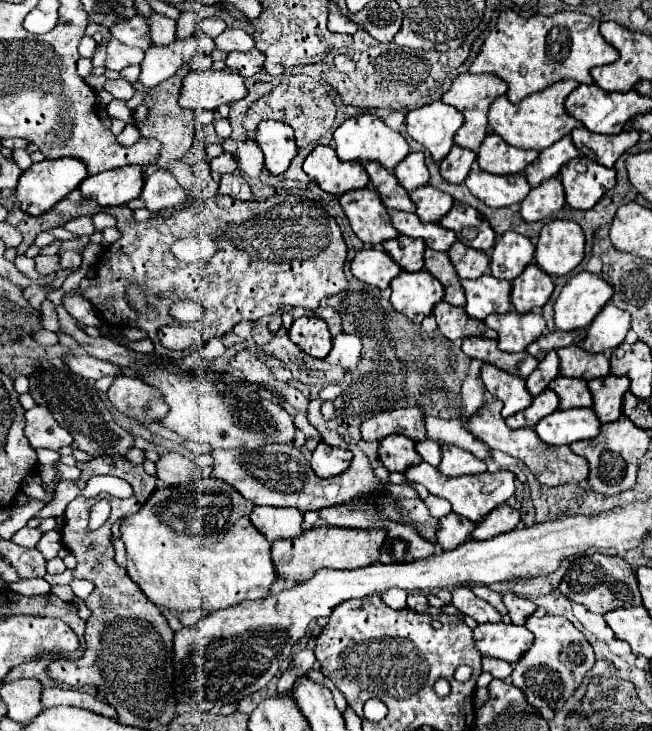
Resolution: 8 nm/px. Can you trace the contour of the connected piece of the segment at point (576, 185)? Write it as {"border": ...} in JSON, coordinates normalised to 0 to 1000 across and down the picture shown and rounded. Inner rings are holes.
{"border":[[[885,215],[860,231],[860,245],[867,256],[870,280],[879,286],[900,289],[928,267],[928,261],[943,256],[943,231],[922,228],[922,223]],[[891,220],[900,226],[900,234],[894,237],[882,231],[882,226]]]}

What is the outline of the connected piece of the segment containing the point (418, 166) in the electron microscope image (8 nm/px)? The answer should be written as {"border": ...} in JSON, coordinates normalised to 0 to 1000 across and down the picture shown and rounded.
{"border":[[[627,209],[621,215],[618,223],[612,223],[612,228],[606,231],[606,242],[612,245],[612,250],[630,264],[649,253],[655,253],[658,248],[658,234],[652,228],[652,218],[649,209]]]}

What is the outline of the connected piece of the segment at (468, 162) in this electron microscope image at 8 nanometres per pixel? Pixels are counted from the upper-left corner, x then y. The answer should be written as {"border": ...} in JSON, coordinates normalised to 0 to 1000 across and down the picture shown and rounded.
{"border":[[[695,198],[689,212],[676,220],[676,242],[686,245],[689,250],[710,250],[722,234],[725,220],[729,220],[725,207]]]}

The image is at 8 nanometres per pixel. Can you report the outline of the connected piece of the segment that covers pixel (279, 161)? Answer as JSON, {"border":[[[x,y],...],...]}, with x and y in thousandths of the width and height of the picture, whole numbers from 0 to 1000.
{"border":[[[406,166],[394,176],[394,196],[406,209],[406,228],[419,239],[440,234],[446,218],[456,212],[449,176],[431,166]]]}

